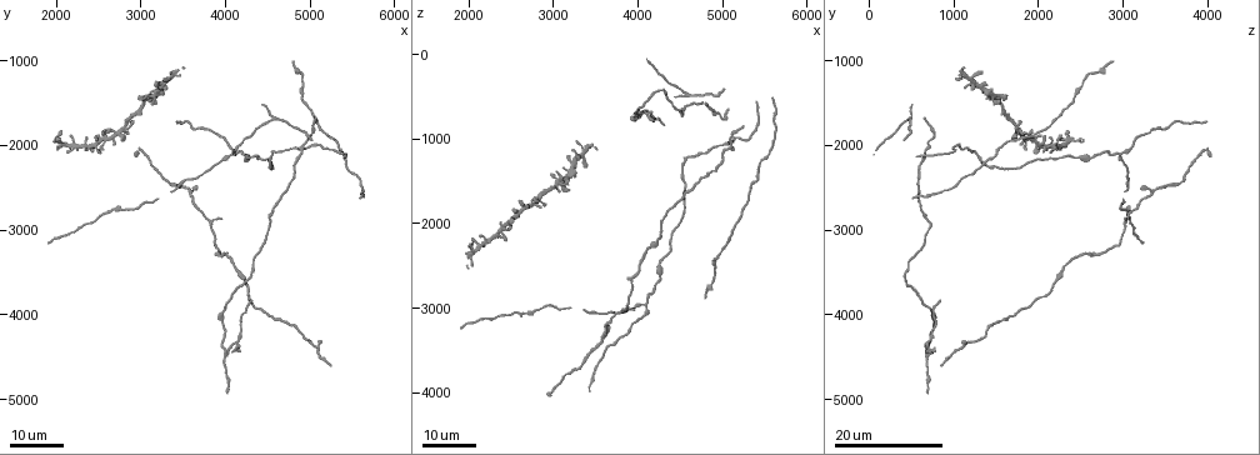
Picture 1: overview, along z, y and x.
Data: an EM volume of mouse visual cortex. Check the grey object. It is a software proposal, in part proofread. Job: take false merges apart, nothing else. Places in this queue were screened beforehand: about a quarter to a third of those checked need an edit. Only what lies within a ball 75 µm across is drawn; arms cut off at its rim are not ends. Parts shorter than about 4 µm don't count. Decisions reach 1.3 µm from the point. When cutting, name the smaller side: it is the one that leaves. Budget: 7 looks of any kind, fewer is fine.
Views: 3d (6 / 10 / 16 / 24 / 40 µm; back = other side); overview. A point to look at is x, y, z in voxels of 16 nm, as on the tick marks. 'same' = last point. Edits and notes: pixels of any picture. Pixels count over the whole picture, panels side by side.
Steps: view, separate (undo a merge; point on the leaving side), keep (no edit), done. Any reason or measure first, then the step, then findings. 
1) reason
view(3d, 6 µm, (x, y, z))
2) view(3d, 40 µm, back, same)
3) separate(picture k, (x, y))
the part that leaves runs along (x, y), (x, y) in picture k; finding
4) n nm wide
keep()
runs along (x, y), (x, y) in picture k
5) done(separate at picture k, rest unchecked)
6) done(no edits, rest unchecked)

thick turns thin
view(3d, 16 µm, (3350, 2450, 3650))

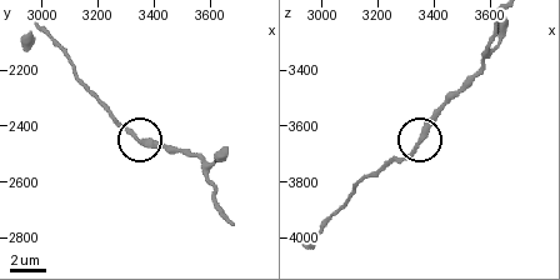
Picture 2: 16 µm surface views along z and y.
view(3d, 10 µm, (3340, 2460, 3660))

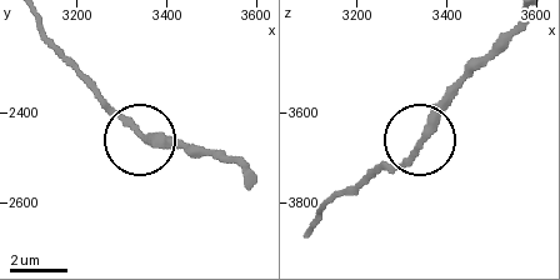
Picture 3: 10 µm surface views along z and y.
240 nm wide
keep()
all the same cell

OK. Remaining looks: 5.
side arm on a straight run
view(3d, 24 µm, (3600, 2550, 3350))

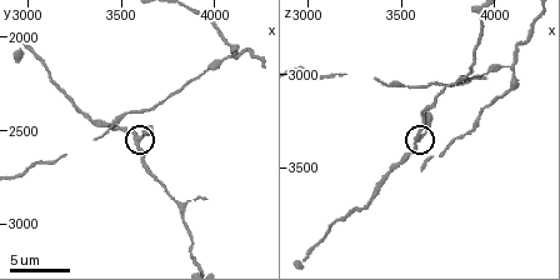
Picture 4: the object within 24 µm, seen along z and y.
view(3d, 10 µm, (3600, 2560, 3360))

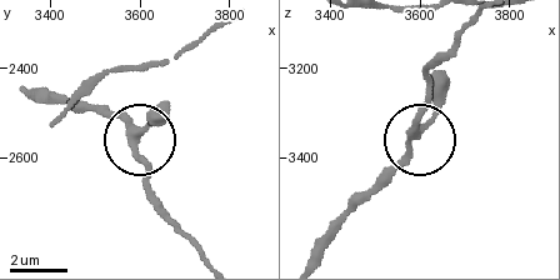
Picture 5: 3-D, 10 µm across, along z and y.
3 arms
keep()
all the same cell

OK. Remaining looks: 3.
arms part here
view(3d, 24 µm, (4100, 2100, 2950))

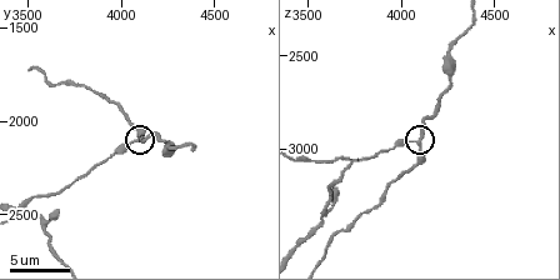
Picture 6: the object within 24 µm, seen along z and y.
view(3d, 10 µm, same)

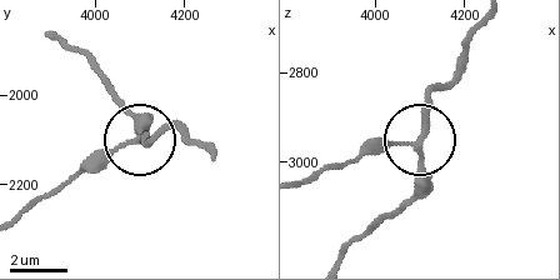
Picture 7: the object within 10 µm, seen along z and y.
3 arms
keep()
continuous, no second cell

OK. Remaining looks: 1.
done(no edits, rest unchecked)

